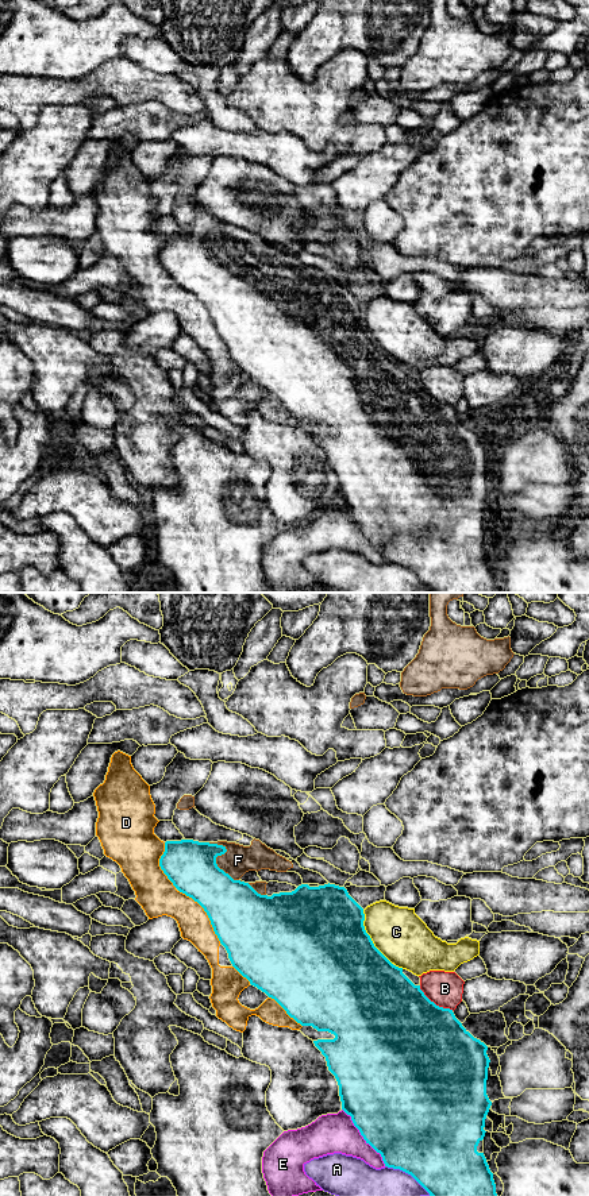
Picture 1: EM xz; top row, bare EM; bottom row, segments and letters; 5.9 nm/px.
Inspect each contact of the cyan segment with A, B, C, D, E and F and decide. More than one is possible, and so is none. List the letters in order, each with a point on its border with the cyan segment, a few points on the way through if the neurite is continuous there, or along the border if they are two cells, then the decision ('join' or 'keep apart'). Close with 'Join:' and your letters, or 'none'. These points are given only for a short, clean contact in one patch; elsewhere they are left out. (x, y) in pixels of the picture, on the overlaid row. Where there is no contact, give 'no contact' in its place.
A: xz (408, 1173) | keep apart
B: xz (434, 1003) | keep apart
C: xz (369, 937) | keep apart
D: xz (207, 914) | keep apart
E: xz (362, 1135) | keep apart
F: xz (215, 859) | join
Join: F

